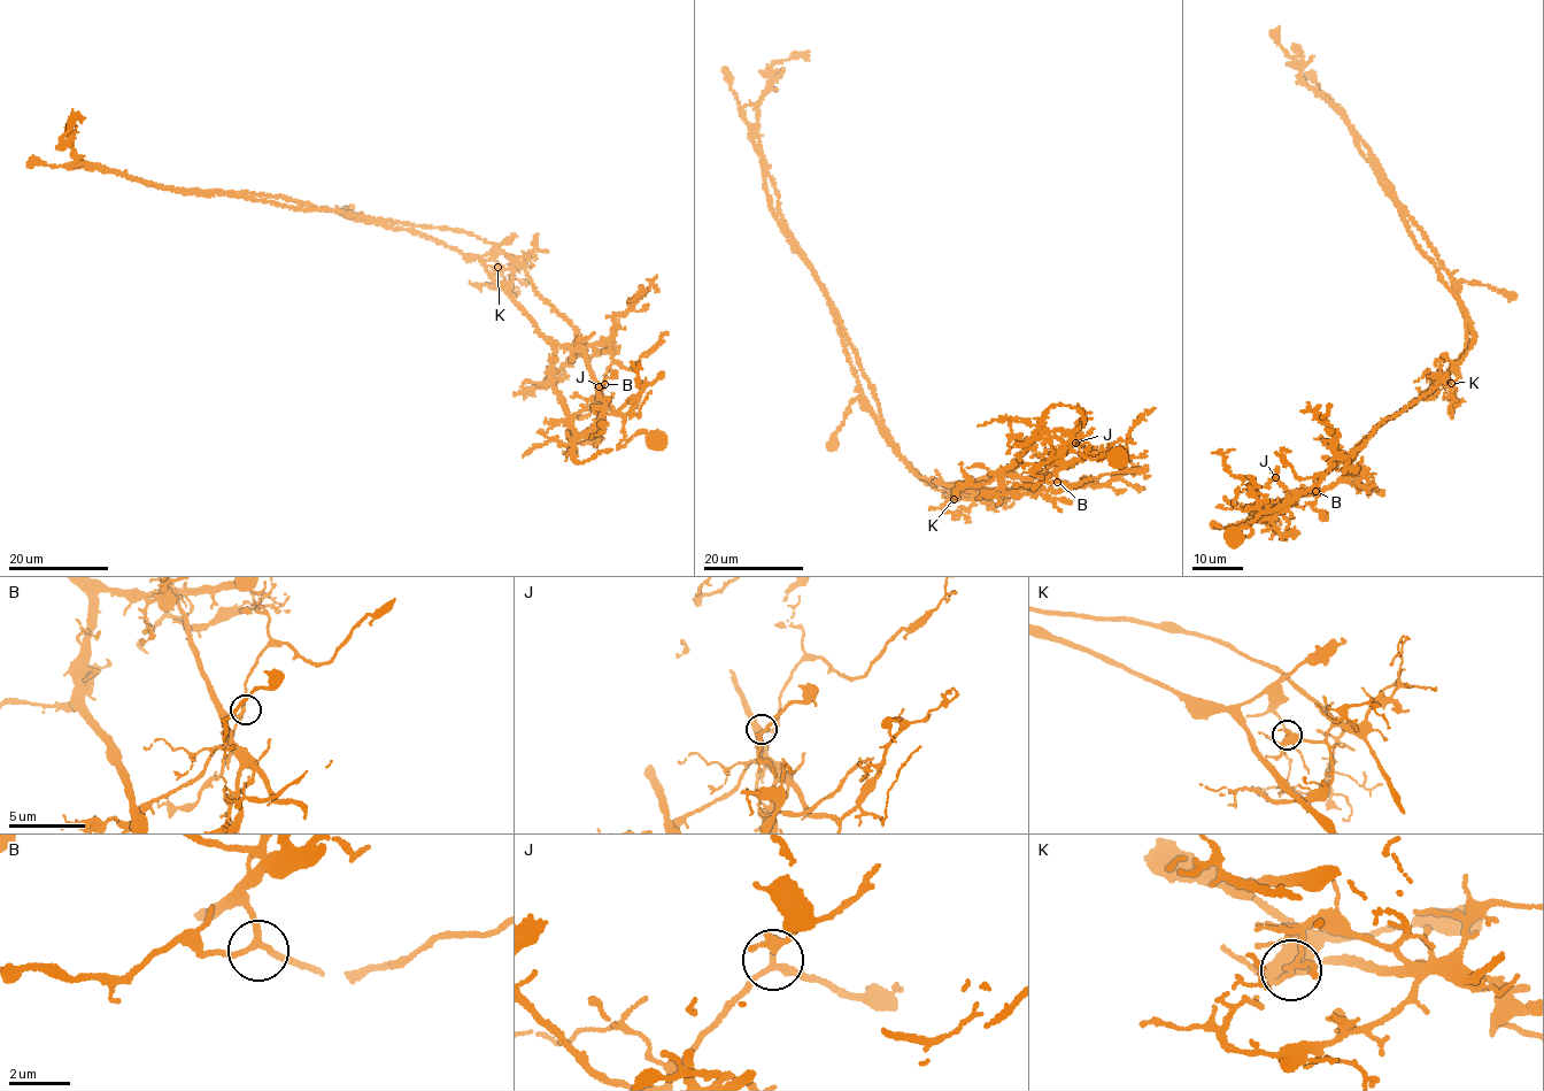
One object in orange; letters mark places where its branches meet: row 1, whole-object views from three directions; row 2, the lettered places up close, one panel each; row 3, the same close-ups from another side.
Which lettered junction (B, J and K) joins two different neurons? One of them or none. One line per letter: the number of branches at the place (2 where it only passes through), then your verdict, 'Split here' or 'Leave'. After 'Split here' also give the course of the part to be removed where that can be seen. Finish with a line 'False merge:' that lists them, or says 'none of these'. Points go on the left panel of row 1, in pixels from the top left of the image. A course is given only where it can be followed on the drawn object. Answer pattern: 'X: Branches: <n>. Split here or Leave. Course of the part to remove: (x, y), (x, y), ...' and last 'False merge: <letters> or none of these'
B: Branches: 3. Leave
J: Branches: 3. Leave
K: Branches: 3. Split here. Course of the part to remove: (498, 267), (508, 255), (452, 229), (199, 196), (78, 162), (61, 140), (85, 117)
False merge: K

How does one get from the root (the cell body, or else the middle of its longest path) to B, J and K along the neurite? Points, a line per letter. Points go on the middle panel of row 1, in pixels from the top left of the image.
B: (1117, 458), (1087, 458), (1078, 450), (1082, 442), (1089, 444), (1087, 455), (1062, 466), (1057, 482)
J: (1117, 458), (1108, 453), (1087, 458), (1078, 450), (1082, 442), (1089, 444), (1086, 458), (1059, 465), (1075, 443)
K: (1117, 458), (1087, 458), (1082, 442), (1086, 458), (1032, 490), (954, 499)

